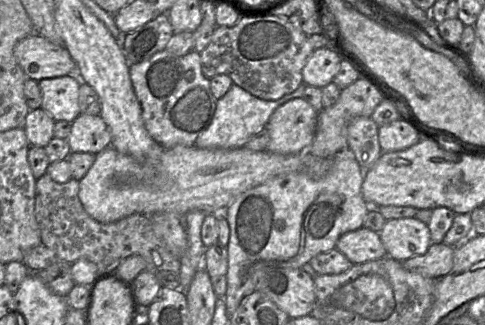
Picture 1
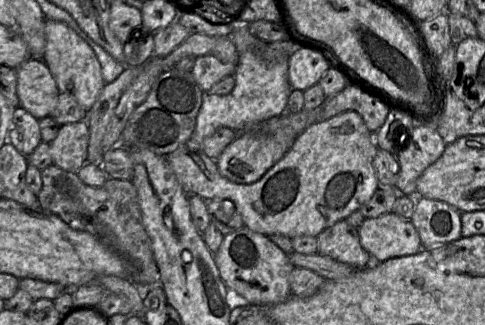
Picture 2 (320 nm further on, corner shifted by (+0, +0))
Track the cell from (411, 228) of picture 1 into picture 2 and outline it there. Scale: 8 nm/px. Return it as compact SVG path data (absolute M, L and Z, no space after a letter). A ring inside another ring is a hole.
M394 212L365 218L357 230L360 243L372 256L372 262L412 255L422 248L412 222Z

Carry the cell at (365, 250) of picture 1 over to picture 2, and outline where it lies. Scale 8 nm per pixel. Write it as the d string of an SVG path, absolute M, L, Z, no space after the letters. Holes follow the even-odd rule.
M340 220L317 235L318 253L354 268L372 263L372 256L362 247L357 228Z

